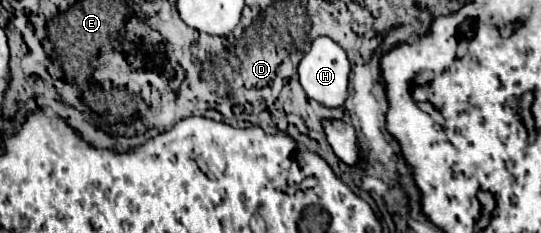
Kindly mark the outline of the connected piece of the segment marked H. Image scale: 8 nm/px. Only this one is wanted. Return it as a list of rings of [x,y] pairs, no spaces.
[[[317,37],[311,45],[311,51],[299,63],[299,81],[305,89],[305,93],[311,99],[315,99],[317,103],[331,107],[331,109],[345,105],[345,101],[349,97],[349,91],[347,91],[349,75],[351,75],[351,61],[349,61],[347,53],[343,51],[343,47],[339,47],[329,37]]]

